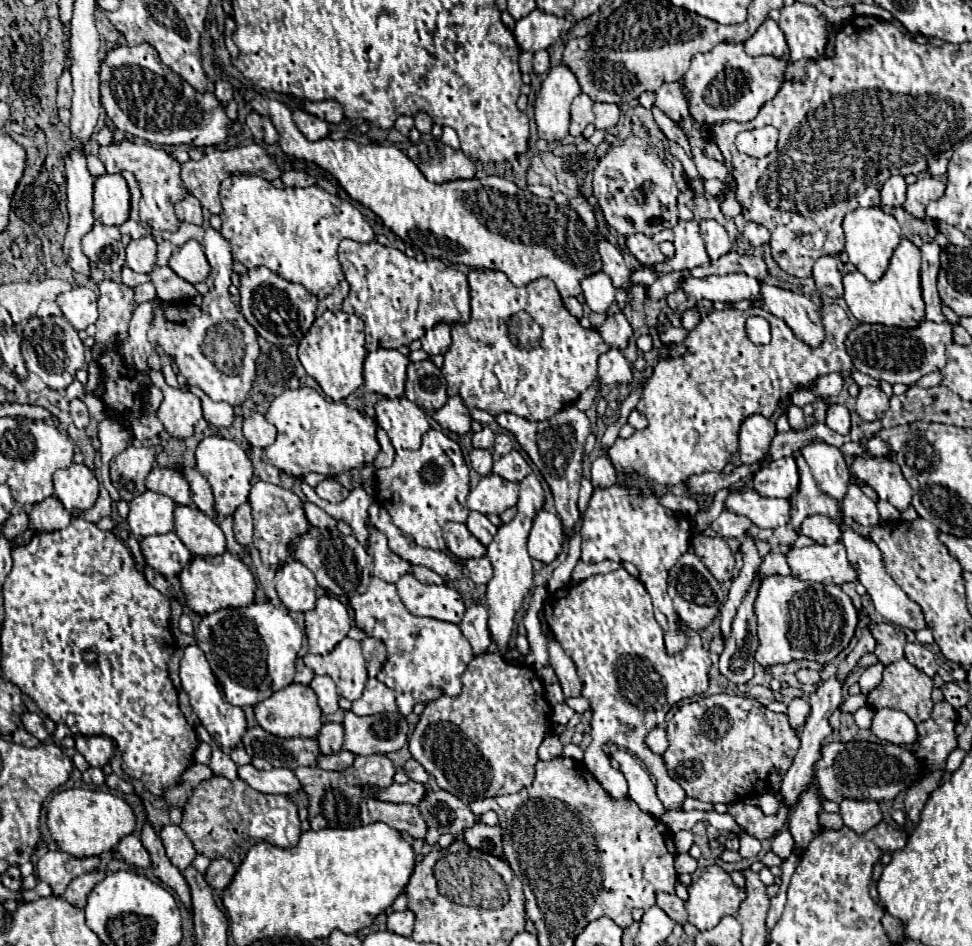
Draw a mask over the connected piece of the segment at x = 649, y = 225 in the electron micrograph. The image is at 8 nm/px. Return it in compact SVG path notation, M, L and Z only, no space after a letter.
M628 136L598 160L594 170L594 196L606 222L622 236L654 236L664 228L674 228L678 222L678 188L672 170L654 152L654 146L638 136Z

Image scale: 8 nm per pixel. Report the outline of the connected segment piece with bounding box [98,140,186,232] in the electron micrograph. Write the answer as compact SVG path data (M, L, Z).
M122 140L120 144L100 146L98 158L104 162L108 174L132 170L142 190L142 198L140 198L140 220L142 222L150 224L154 230L174 232L178 228L180 220L174 214L174 204L186 196L186 190L180 180L180 164L170 154L158 148L146 146L146 144L132 144L128 140Z

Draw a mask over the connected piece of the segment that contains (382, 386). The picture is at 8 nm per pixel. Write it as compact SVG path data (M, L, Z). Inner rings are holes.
M378 348L370 352L364 362L364 388L386 398L402 396L408 364L410 360L398 350Z

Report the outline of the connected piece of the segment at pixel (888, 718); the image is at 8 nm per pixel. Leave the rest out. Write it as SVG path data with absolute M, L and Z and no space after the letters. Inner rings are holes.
M880 708L874 710L874 720L872 720L872 734L880 740L892 742L892 744L914 744L918 734L916 734L916 724L900 710L892 708Z

